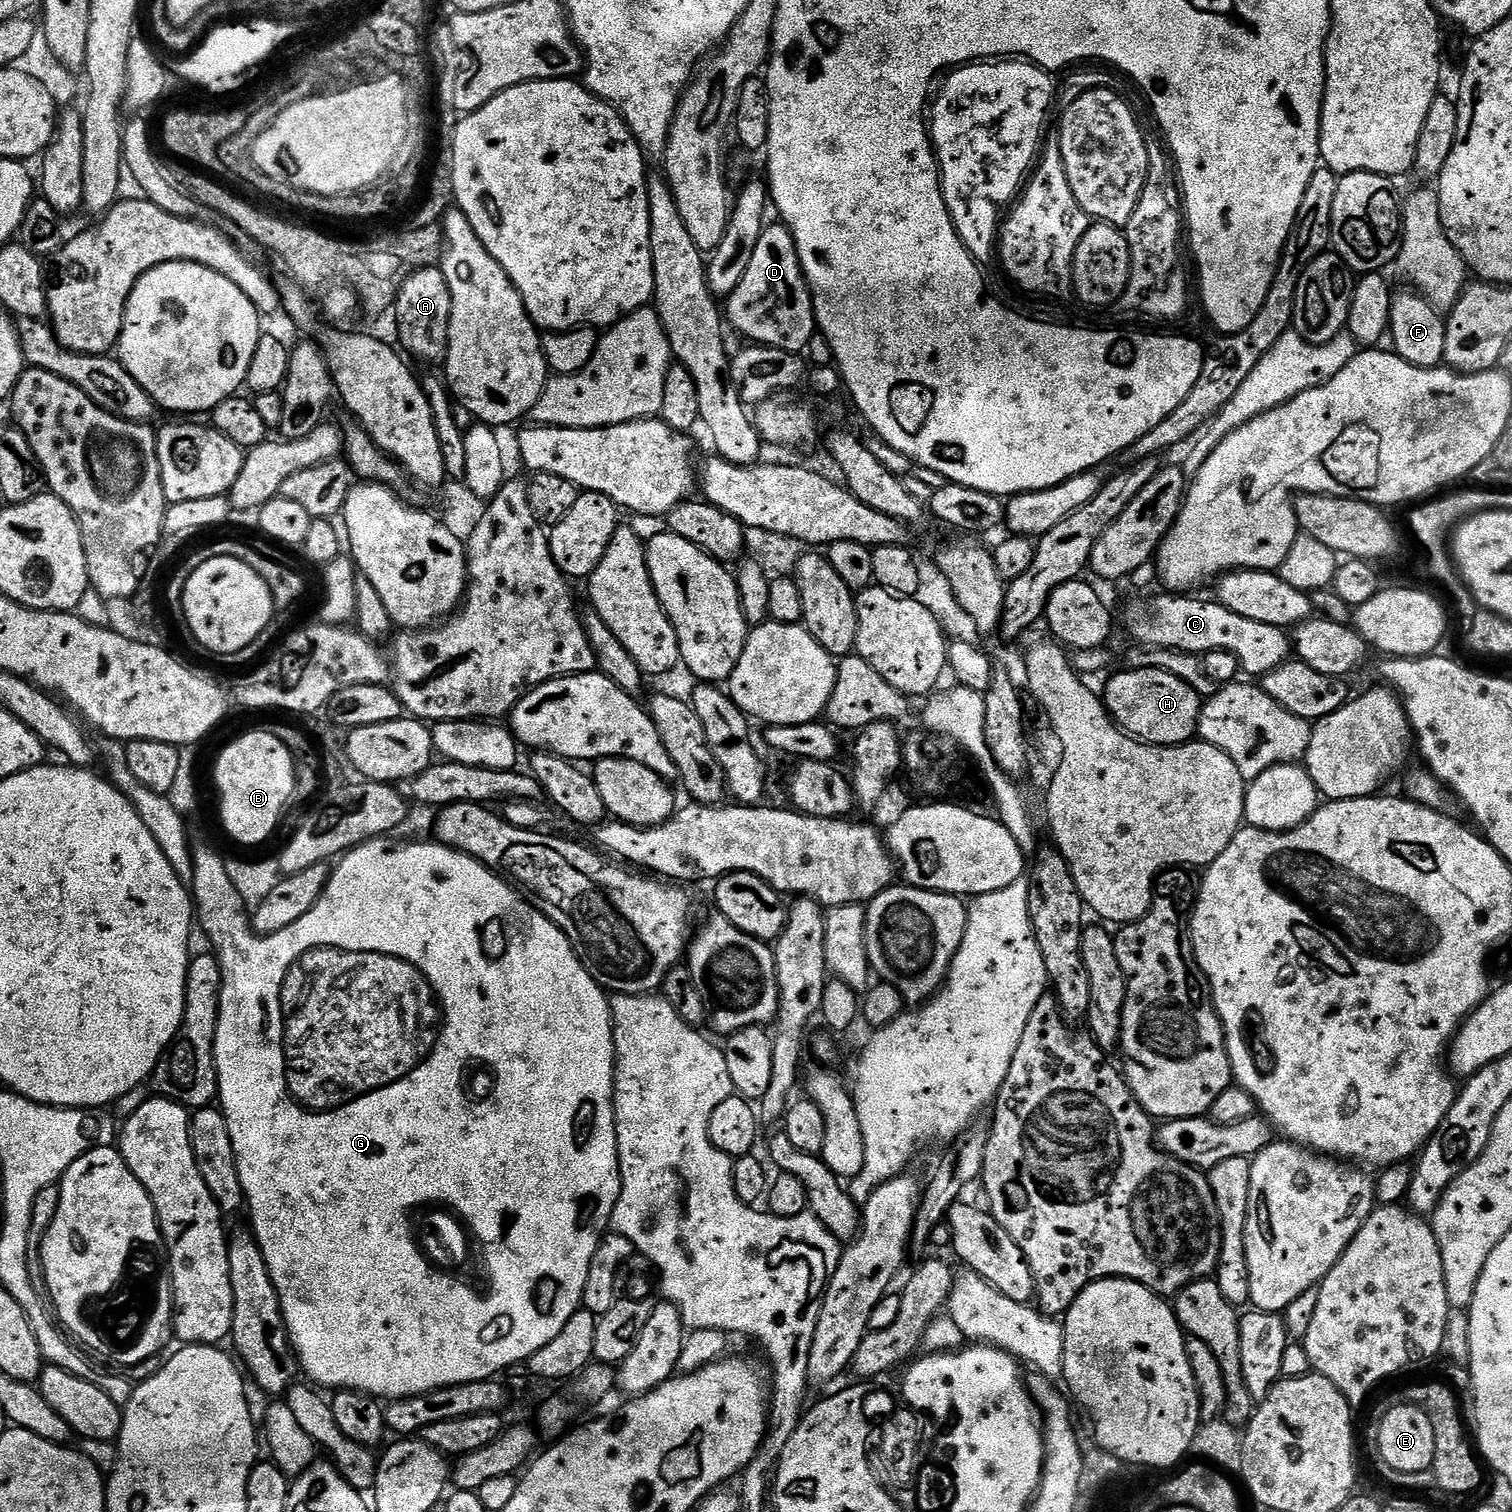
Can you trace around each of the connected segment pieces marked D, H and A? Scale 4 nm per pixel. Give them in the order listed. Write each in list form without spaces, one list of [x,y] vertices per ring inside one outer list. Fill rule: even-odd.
[[[782,222],[769,223],[758,238],[753,257],[746,268],[742,280],[726,299],[726,316],[732,324],[745,336],[746,341],[765,348],[777,348],[790,353],[803,353],[808,347],[810,338],[817,335],[816,315],[812,305],[812,291],[808,288],[808,279],[798,258],[798,250],[794,246],[794,238],[790,230]]]
[[[1128,668],[1108,680],[1102,699],[1108,715],[1130,736],[1146,744],[1175,746],[1187,744],[1197,735],[1202,697],[1182,678],[1166,674],[1166,670]]]
[[[443,267],[418,268],[411,273],[400,286],[400,293],[396,296],[394,305],[395,312],[396,332],[400,335],[399,347],[409,357],[417,356],[428,364],[443,365],[448,359],[450,314],[452,313],[450,286],[444,277]]]

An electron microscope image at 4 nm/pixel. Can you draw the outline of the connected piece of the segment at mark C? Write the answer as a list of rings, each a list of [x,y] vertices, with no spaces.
[[[1163,594],[1153,600],[1140,600],[1124,612],[1124,628],[1137,645],[1145,648],[1169,648],[1175,652],[1203,654],[1210,650],[1226,650],[1238,658],[1241,669],[1252,678],[1266,675],[1282,666],[1293,655],[1292,638],[1285,629],[1253,622],[1226,610],[1215,599],[1191,600],[1188,594]]]

